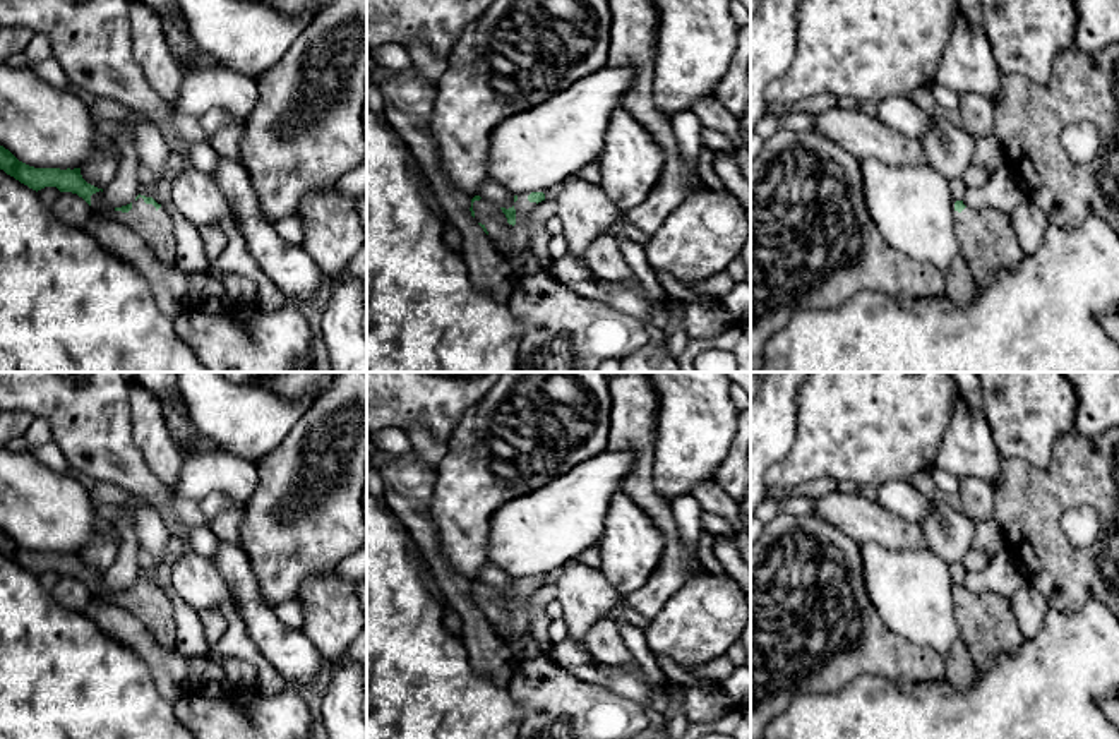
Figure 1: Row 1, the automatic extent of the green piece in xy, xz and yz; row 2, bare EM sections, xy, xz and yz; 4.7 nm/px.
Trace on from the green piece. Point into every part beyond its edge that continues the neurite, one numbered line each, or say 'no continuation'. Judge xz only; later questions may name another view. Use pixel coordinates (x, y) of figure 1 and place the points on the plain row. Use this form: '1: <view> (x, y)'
1: xz (509, 624)

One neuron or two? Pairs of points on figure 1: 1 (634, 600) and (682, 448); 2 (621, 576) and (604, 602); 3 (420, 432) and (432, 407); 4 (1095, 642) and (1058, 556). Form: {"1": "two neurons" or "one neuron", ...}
{"1": "two neurons", "2": "two neurons", "3": "two neurons", "4": "two neurons"}

